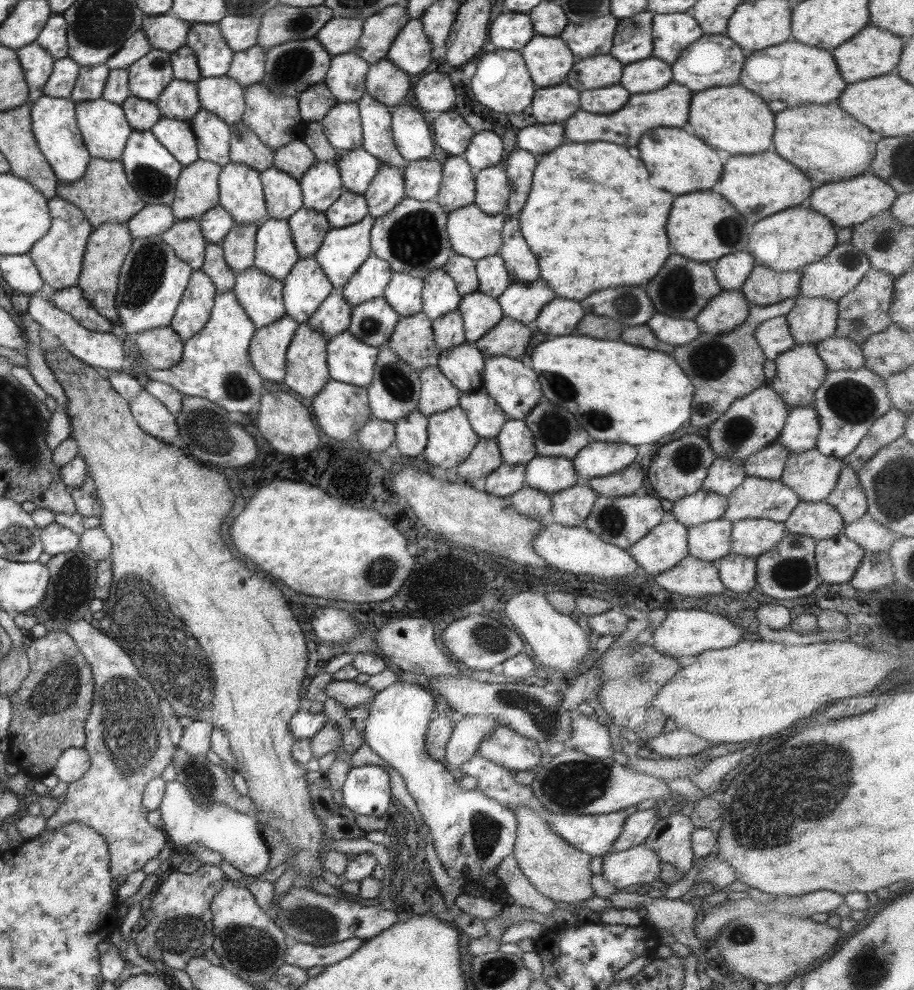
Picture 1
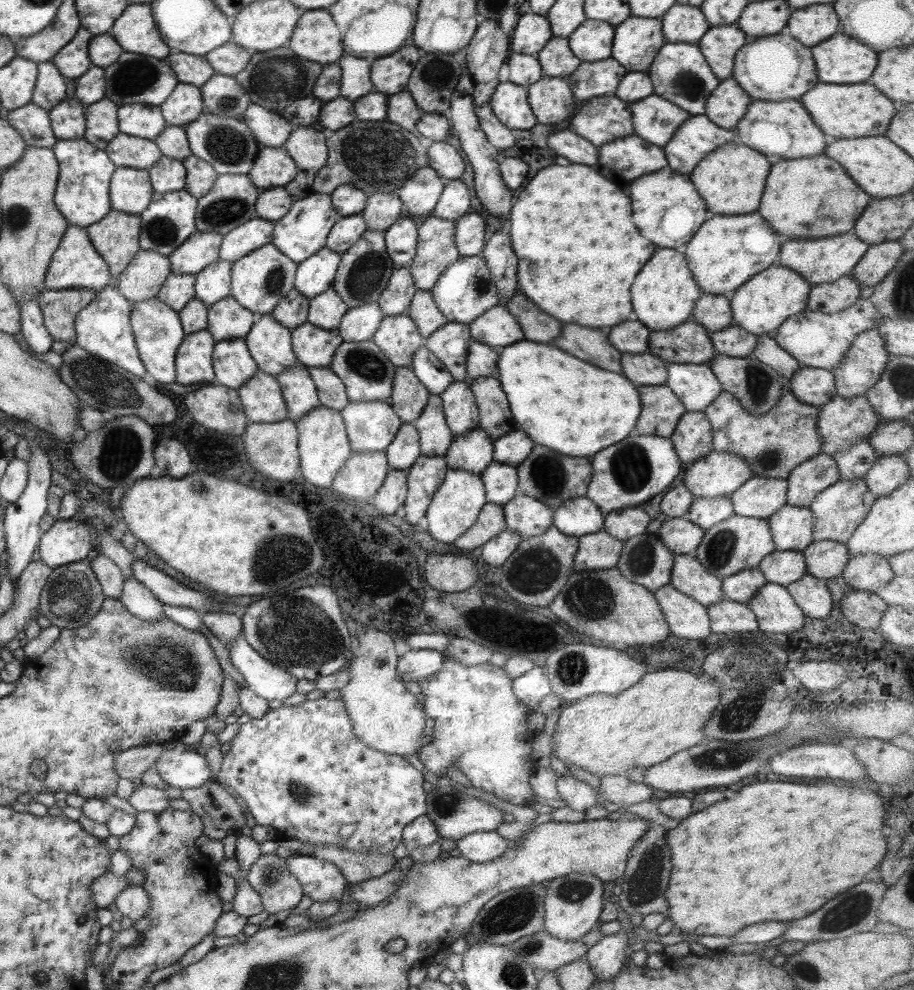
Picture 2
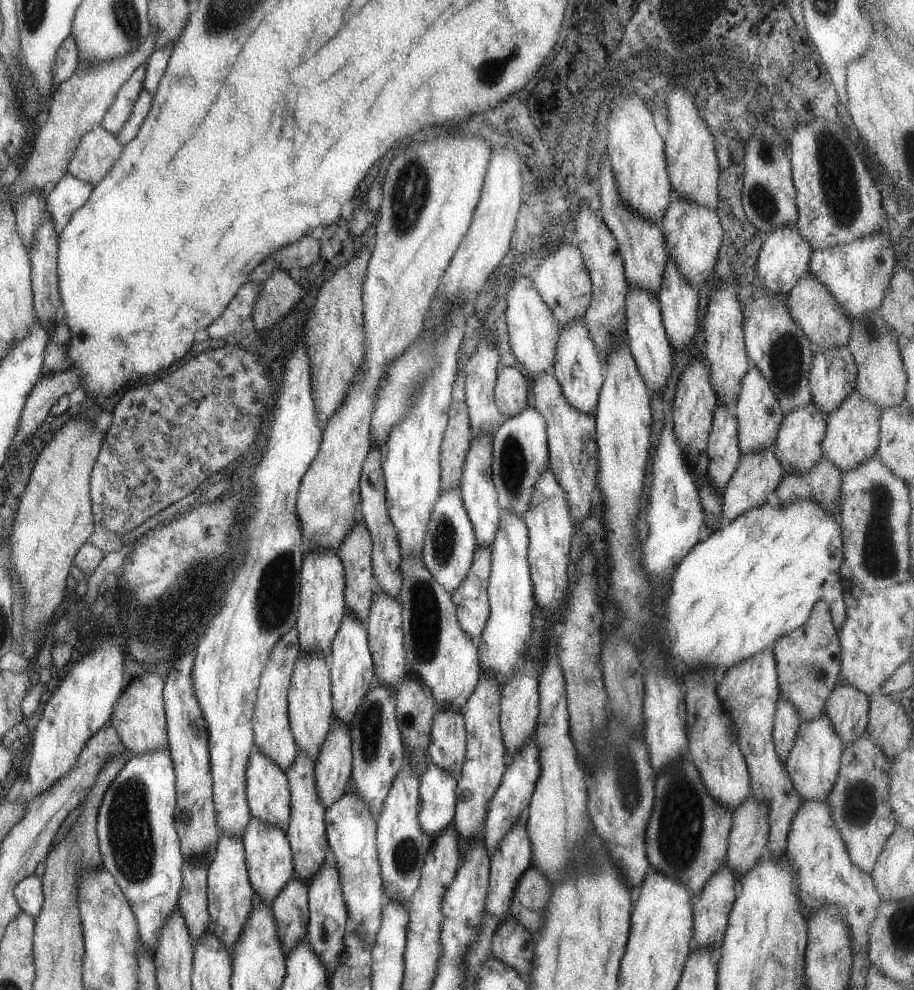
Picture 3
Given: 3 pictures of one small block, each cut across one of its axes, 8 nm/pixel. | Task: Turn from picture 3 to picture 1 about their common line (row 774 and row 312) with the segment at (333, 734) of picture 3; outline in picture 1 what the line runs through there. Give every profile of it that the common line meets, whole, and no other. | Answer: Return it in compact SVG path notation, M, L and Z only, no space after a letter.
M332 291L314 310L306 322L308 327L321 334L325 340L331 340L343 332L350 323L352 307L344 301L341 292Z

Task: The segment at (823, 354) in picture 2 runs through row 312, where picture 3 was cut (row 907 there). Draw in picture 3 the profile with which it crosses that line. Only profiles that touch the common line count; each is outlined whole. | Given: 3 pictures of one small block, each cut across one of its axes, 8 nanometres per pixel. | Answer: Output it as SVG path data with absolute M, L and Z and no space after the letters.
M827 795L821 801L802 801L789 825L783 856L794 871L796 897L801 906L798 909L805 920L825 905L833 905L839 910L841 922L849 929L852 956L866 952L868 930L882 898L877 894L870 875L861 872L849 860L843 839L833 826Z

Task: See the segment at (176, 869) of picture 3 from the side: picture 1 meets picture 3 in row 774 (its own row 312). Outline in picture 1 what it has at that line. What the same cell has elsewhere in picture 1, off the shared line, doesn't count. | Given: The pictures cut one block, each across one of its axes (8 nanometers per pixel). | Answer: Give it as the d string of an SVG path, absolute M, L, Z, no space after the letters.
M160 236L132 239L118 272L114 296L118 324L123 324L126 336L168 326L192 271L174 255Z

